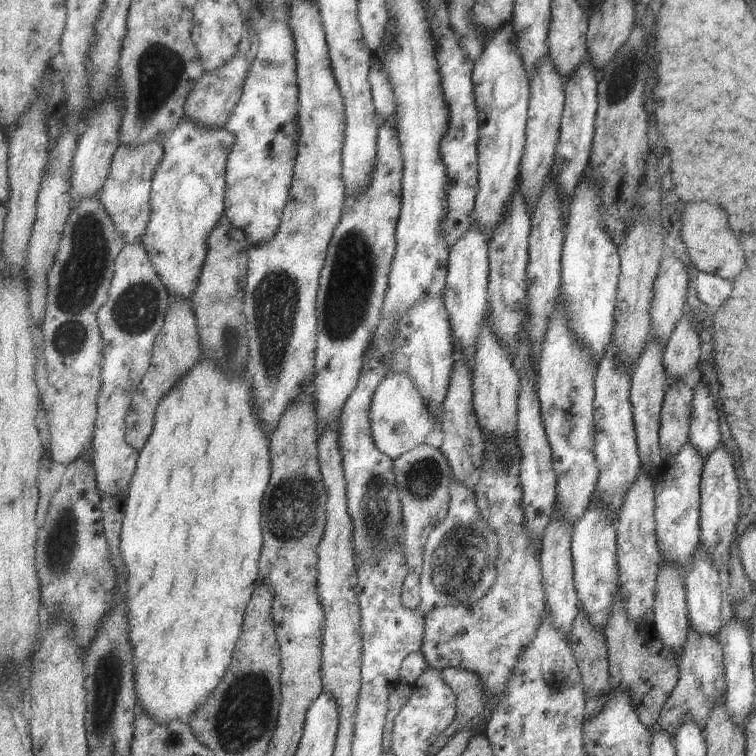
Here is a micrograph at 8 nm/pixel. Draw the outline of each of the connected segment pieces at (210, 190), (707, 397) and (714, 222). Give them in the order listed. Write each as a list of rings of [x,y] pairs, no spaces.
[[[185,118],[163,142],[165,157],[152,183],[152,216],[141,241],[171,300],[193,301],[208,256],[207,240],[226,214],[226,172],[233,146],[235,135],[227,129],[201,126],[191,118]]]
[[[697,382],[692,389],[691,423],[688,427],[688,442],[699,452],[701,460],[719,448],[722,444],[718,430],[717,404],[715,397],[711,396],[710,388],[703,382]]]
[[[707,202],[685,203],[684,205],[681,221],[678,223],[680,226],[675,229],[679,231],[685,254],[693,264],[692,267],[696,271],[719,276],[722,280],[725,278],[731,280],[733,276],[737,276],[737,272],[741,272],[743,268],[743,252],[737,240],[733,238],[731,230],[727,228],[723,210]]]

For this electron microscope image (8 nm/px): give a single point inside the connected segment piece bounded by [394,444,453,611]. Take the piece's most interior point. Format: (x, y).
(424, 477)

